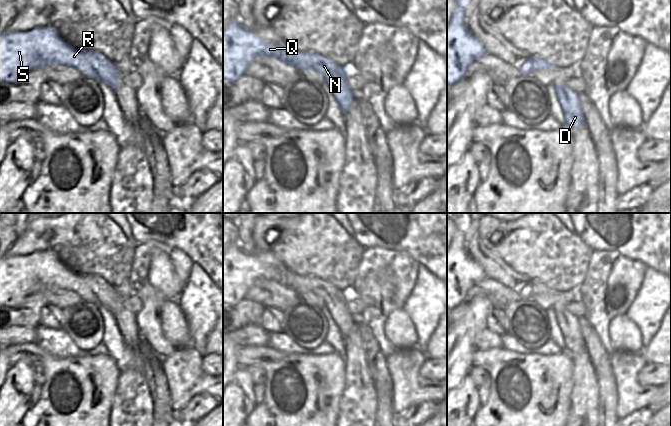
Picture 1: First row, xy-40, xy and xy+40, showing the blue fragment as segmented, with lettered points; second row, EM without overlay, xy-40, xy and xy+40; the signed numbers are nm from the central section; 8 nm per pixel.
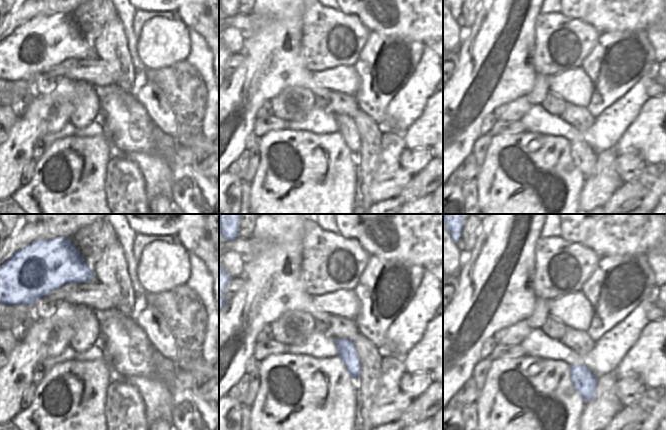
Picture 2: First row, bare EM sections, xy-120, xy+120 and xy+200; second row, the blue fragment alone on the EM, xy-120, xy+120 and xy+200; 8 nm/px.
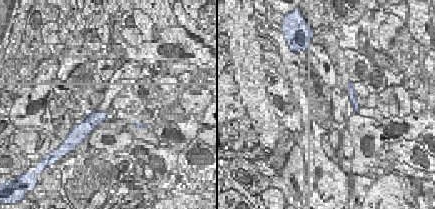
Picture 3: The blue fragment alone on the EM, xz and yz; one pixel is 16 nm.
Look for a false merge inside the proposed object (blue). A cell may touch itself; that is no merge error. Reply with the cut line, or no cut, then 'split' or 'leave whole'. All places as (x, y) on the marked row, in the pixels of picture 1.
xy (345, 67), (344, 73), (329, 75), (324, 80) | split

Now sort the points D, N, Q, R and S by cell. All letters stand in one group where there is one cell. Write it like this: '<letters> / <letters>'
D / N Q R S

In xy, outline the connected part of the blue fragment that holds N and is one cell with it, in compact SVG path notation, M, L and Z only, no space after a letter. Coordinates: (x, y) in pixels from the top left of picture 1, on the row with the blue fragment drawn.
M237 18L230 22L223 30L223 82L235 82L244 73L250 63L257 56L273 56L285 64L289 64L299 70L311 70L322 75L325 80L329 76L339 76L346 73L344 66L339 66L333 60L315 52L301 52L285 44L271 44L263 40L258 34L247 30L240 25Z

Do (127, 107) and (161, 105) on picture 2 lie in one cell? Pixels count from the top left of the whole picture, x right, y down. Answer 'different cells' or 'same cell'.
different cells

